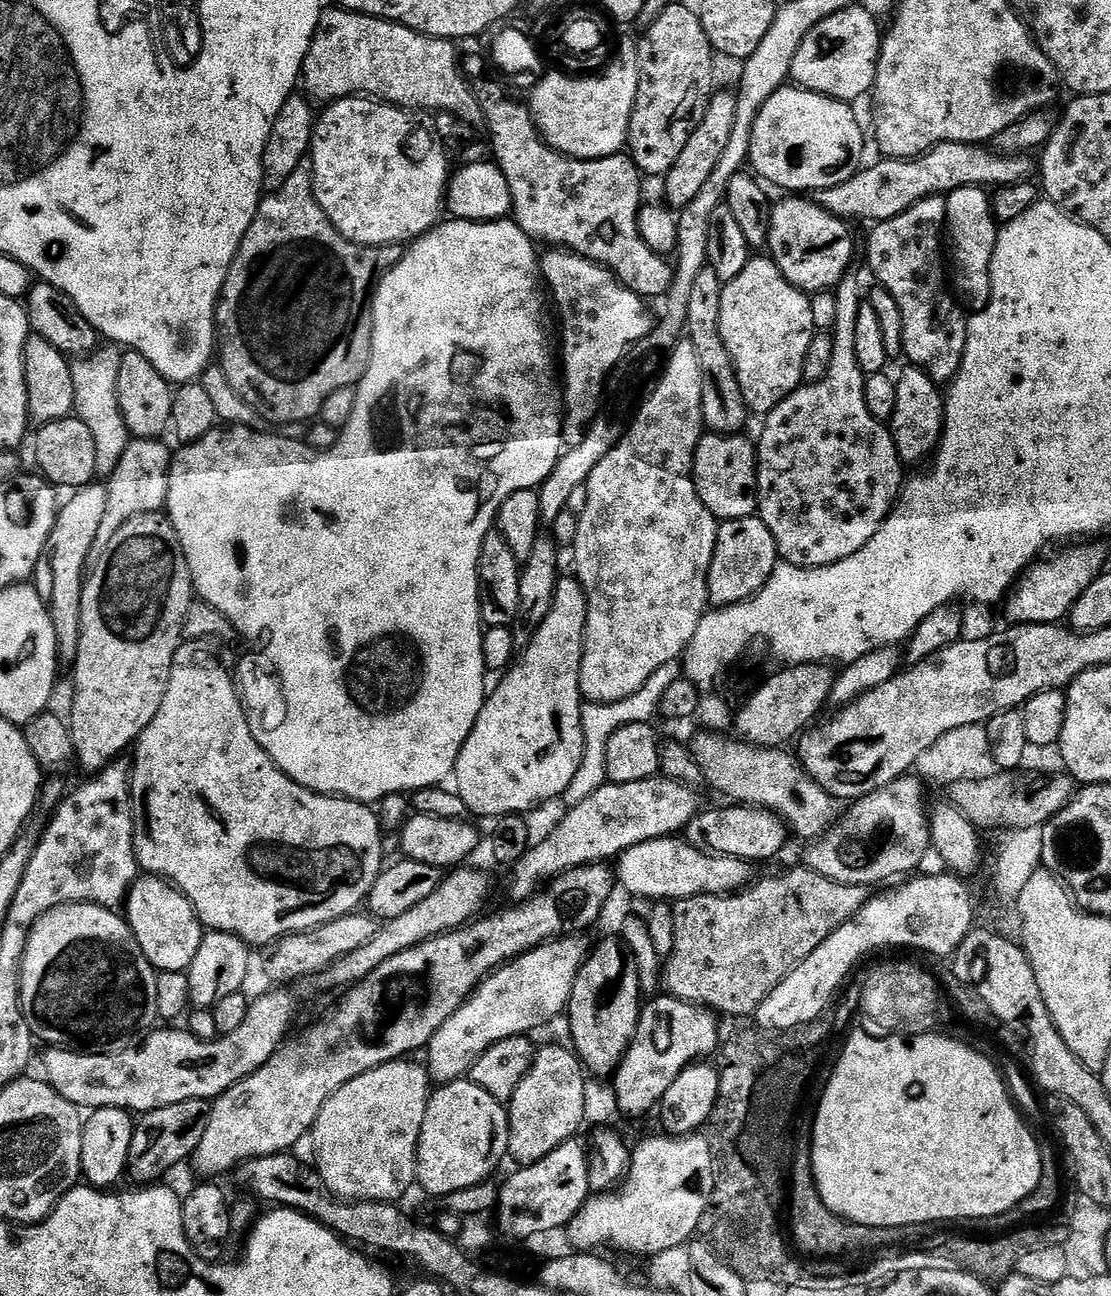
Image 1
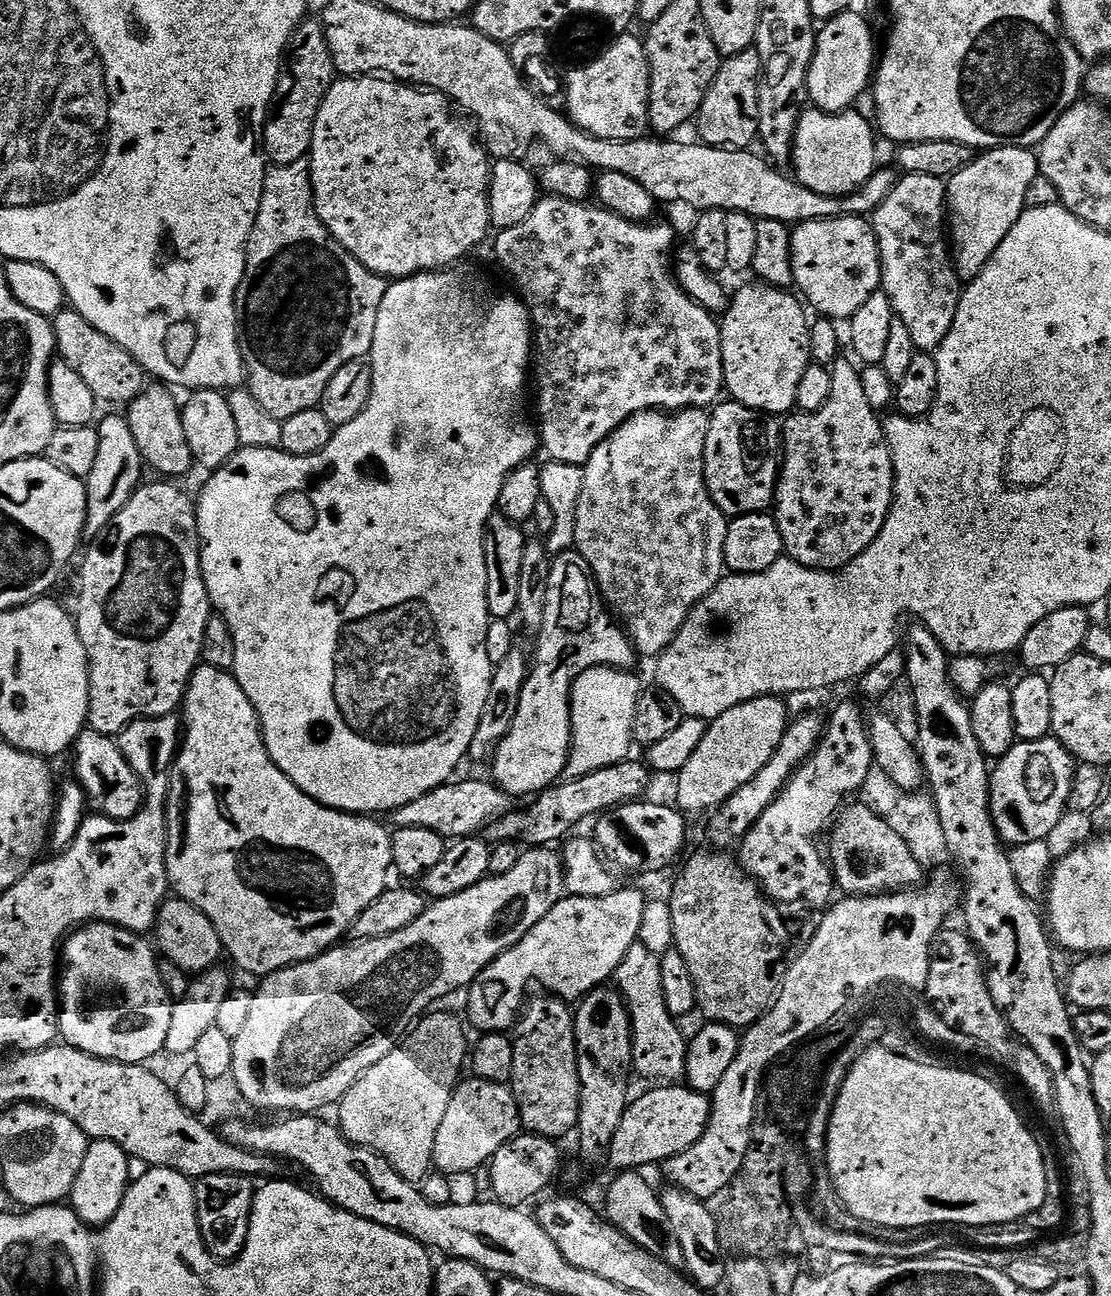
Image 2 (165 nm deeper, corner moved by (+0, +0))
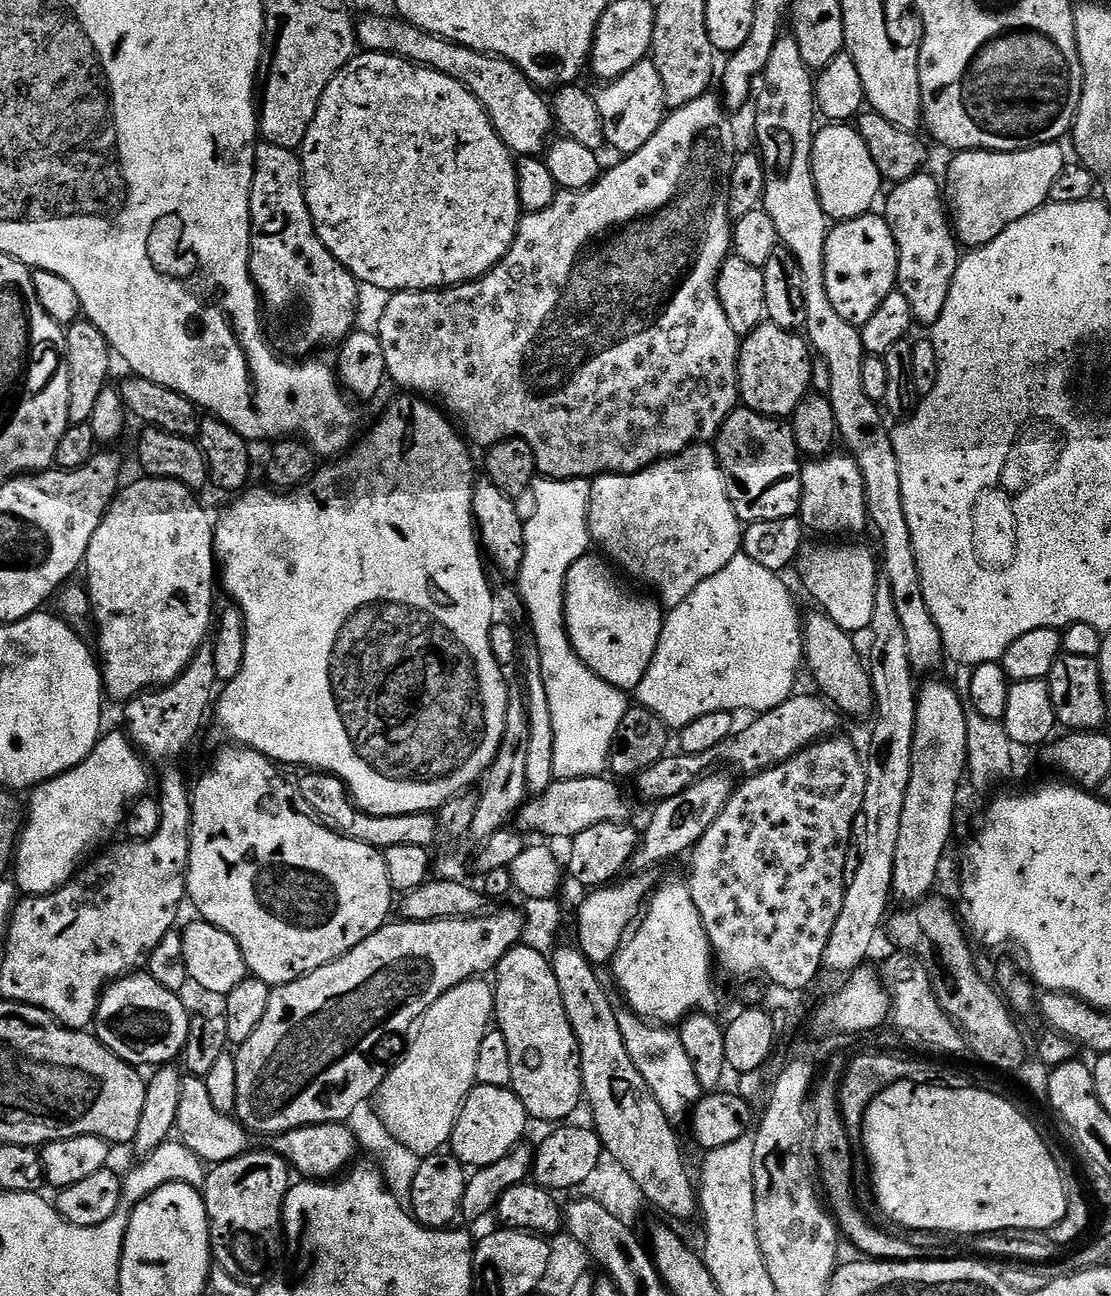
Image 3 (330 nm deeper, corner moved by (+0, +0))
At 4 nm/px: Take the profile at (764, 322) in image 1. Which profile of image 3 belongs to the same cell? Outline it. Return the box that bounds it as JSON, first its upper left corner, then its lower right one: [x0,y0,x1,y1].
[740,322,813,418]

